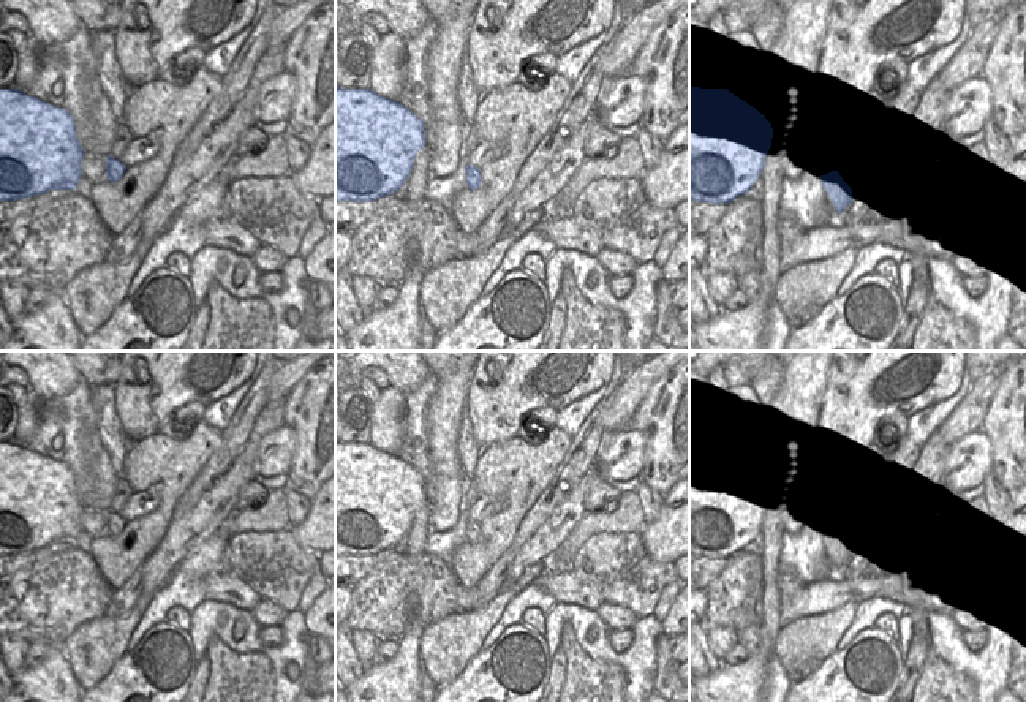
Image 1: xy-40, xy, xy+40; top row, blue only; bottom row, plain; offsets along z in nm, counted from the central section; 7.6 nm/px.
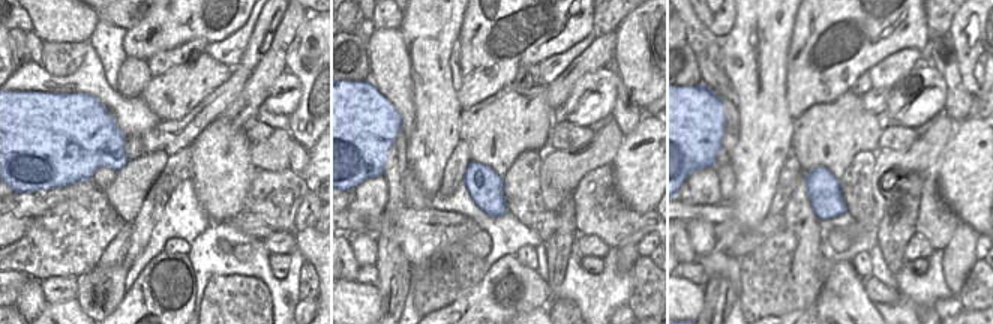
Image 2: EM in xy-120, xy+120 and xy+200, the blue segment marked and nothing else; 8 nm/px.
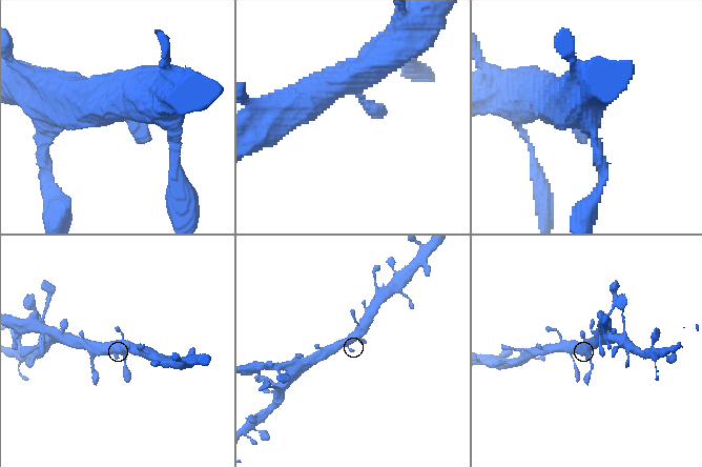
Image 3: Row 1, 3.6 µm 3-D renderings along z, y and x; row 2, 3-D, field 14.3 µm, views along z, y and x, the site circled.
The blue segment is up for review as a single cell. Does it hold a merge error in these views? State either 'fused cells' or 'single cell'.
single cell

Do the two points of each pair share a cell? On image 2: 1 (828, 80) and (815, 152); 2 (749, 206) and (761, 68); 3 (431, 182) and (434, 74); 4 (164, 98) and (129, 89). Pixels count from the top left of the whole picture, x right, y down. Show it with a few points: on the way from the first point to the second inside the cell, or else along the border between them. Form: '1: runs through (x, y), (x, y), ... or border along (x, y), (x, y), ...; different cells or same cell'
1: border along (849, 89), (831, 102), (812, 104), (794, 120); different cells
2: runs through (756, 171), (756, 161), (762, 149), (762, 102); same cell
3: runs through (431, 155), (434, 152), (434, 101); same cell
4: border along (152, 77), (140, 96); different cells

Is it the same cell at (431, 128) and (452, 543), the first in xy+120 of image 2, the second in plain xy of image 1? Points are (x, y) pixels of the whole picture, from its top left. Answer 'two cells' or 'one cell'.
two cells

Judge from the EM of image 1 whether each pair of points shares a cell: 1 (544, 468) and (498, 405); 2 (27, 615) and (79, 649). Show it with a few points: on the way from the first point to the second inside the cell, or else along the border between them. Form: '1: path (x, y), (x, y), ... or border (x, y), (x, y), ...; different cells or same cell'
1: border (517, 435), (482, 448); different cells
2: border (97, 617), (82, 622), (62, 644); different cells

